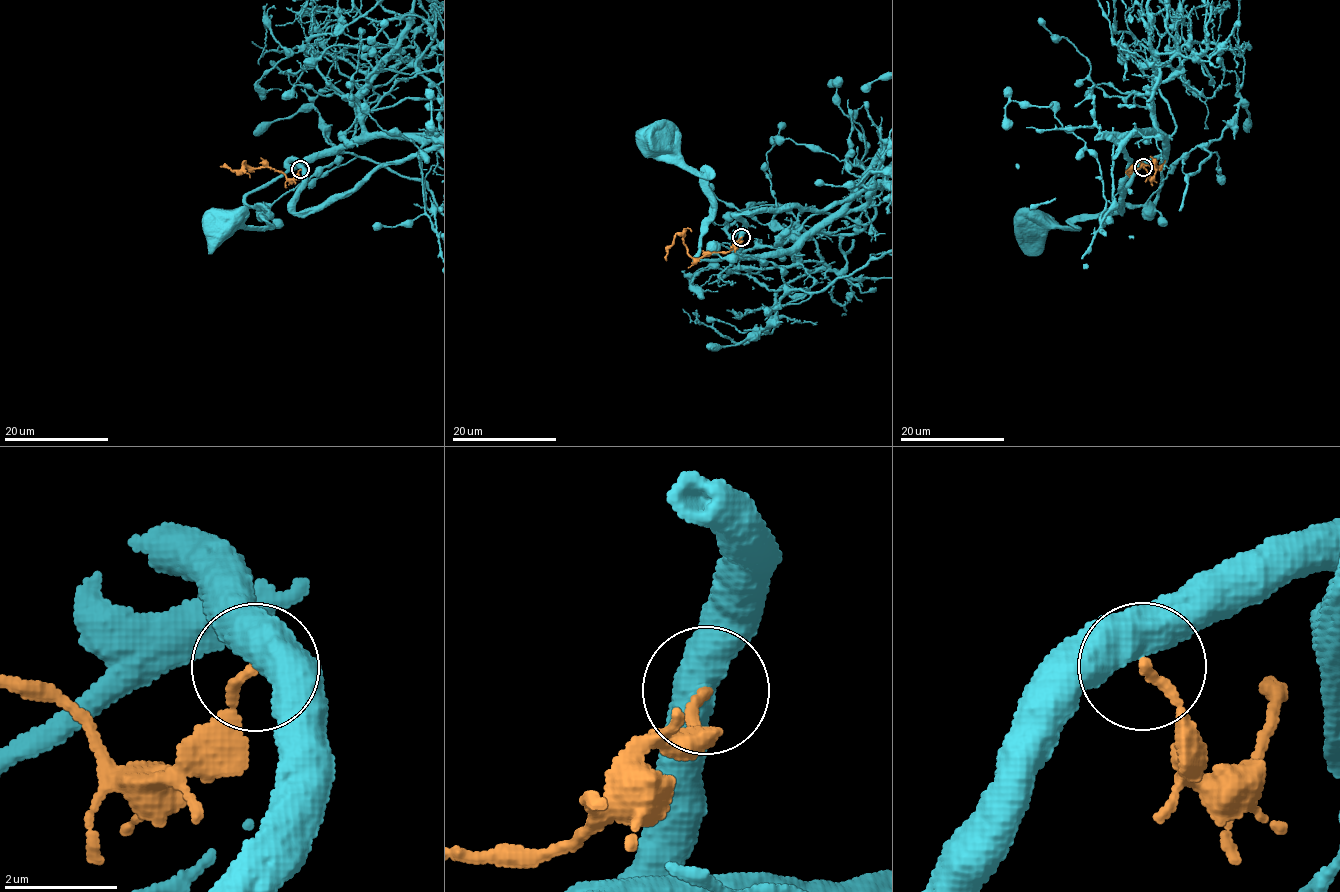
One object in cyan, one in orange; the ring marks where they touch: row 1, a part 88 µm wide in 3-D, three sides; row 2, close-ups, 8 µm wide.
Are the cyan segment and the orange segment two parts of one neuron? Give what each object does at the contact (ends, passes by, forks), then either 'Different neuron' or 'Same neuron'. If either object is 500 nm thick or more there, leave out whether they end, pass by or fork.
Different neuron

